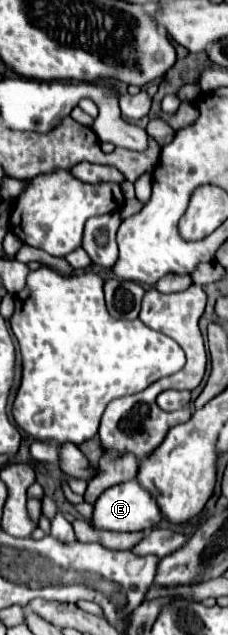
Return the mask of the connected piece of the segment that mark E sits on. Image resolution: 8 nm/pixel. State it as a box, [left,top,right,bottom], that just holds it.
[93,481,163,533]

